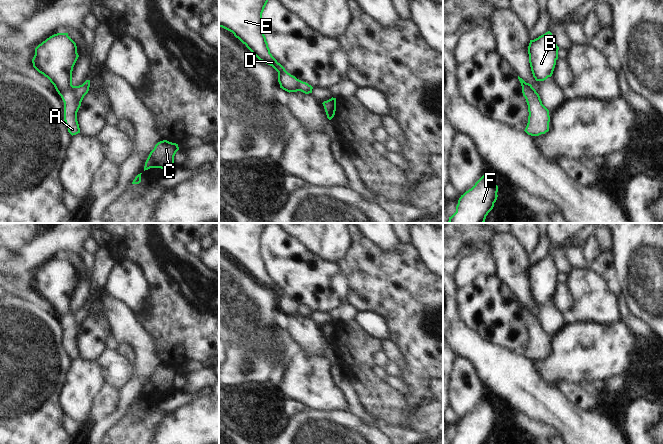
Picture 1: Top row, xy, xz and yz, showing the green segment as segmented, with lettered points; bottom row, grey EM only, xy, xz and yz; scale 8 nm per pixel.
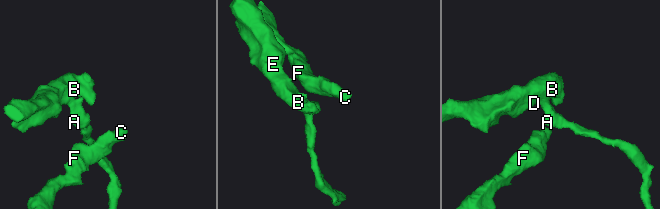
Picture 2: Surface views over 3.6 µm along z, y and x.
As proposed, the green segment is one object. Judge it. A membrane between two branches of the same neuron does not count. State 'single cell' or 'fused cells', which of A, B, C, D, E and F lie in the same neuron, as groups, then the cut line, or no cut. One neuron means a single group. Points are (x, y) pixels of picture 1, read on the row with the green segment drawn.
single cell | A B C D E F | no cut

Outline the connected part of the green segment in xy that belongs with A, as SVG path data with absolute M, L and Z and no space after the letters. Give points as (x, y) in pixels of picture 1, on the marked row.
M57 33L35 48L33 67L54 85L64 102L64 121L73 136L80 133L77 112L88 93L90 80L82 85L72 85L72 71L78 59L76 43L68 33Z

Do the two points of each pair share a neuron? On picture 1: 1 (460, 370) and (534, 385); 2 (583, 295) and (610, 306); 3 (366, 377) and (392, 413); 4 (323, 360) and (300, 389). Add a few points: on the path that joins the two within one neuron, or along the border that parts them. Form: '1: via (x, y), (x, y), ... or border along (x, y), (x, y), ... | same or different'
1: border along (462, 354), (471, 362), (477, 377), (484, 385) | different
2: via (590, 296), (603, 306) | same
3: via (368, 386), (385, 404) | same
4: via (318, 367), (305, 382) | same

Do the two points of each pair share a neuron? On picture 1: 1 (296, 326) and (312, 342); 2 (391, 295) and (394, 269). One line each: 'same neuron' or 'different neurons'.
1: same neuron
2: same neuron

